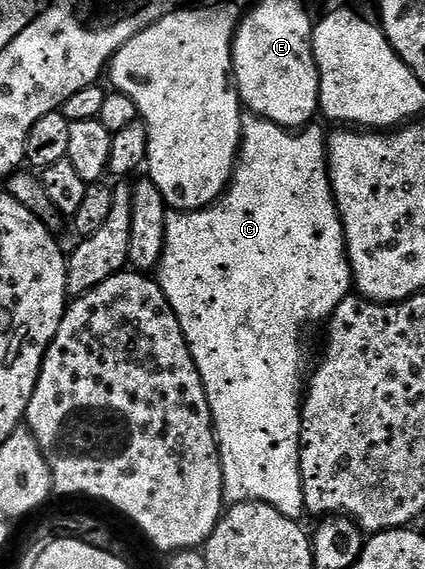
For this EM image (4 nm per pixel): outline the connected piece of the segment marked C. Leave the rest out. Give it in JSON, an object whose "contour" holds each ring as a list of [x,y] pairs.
{"contour":[[[245,115],[240,130],[240,154],[232,170],[232,180],[215,204],[193,212],[169,211],[166,218],[166,242],[158,269],[158,283],[162,294],[170,302],[182,326],[182,334],[190,346],[190,354],[200,371],[206,398],[212,411],[212,426],[216,429],[216,445],[220,447],[220,465],[224,479],[224,498],[229,505],[242,502],[266,502],[286,518],[300,520],[305,515],[304,487],[300,473],[300,410],[302,407],[302,381],[304,376],[304,327],[311,320],[327,321],[332,311],[353,291],[352,267],[344,241],[344,227],[336,196],[332,192],[332,179],[328,173],[328,142],[326,132],[317,126],[292,131],[260,116]]]}

